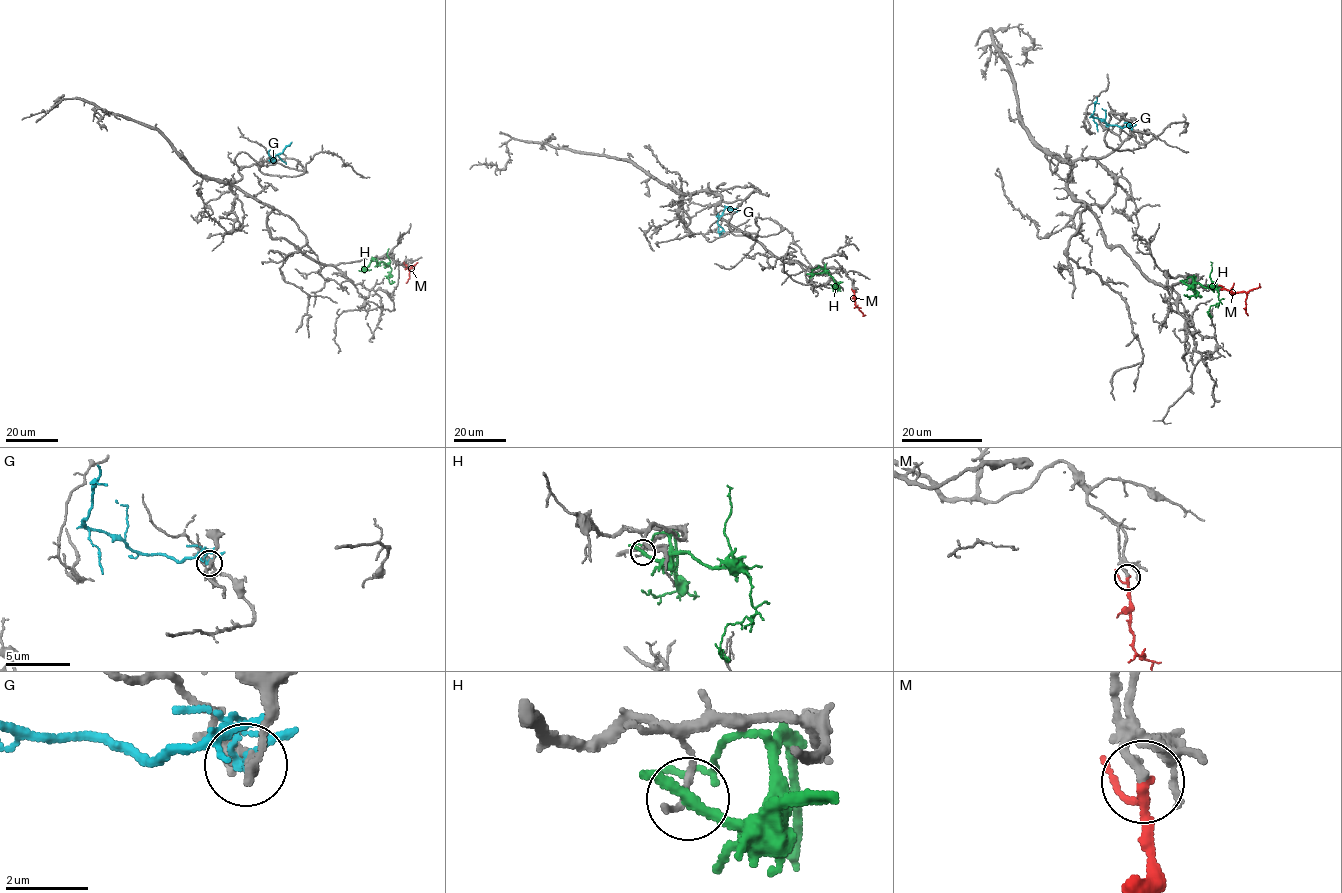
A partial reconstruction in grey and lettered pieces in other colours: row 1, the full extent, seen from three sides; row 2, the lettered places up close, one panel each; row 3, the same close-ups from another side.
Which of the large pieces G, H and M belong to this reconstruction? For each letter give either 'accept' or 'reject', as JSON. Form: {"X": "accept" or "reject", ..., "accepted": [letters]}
{"G": "reject", "H": "reject", "M": "accept", "accepted": ["M"]}

